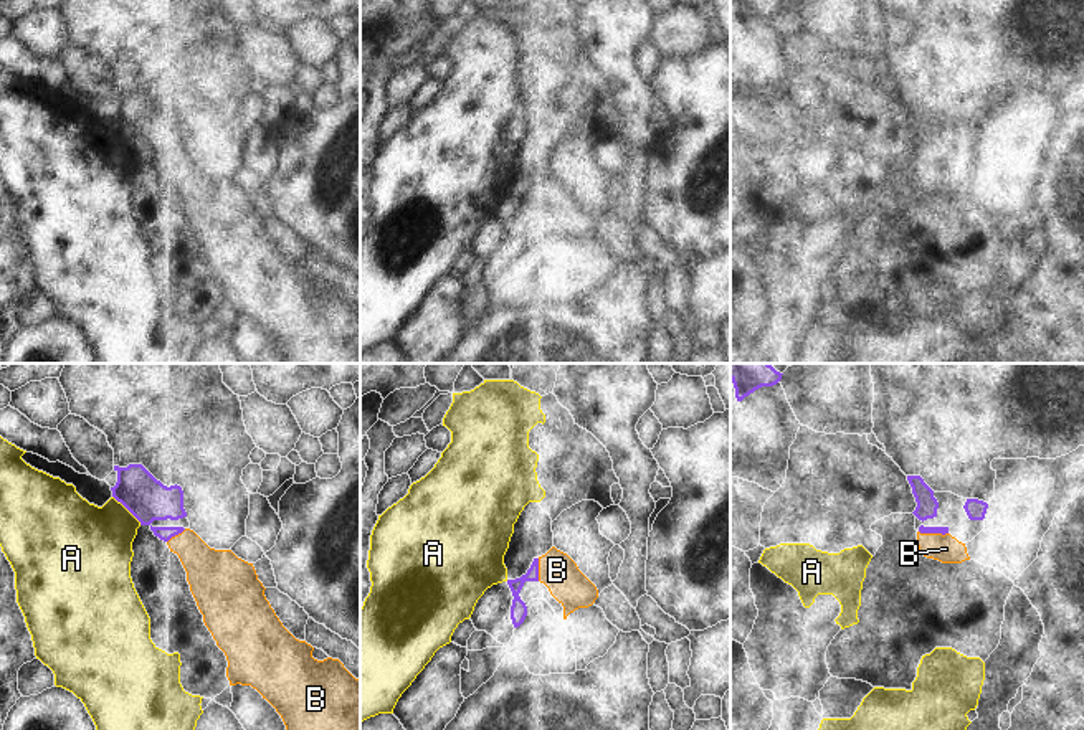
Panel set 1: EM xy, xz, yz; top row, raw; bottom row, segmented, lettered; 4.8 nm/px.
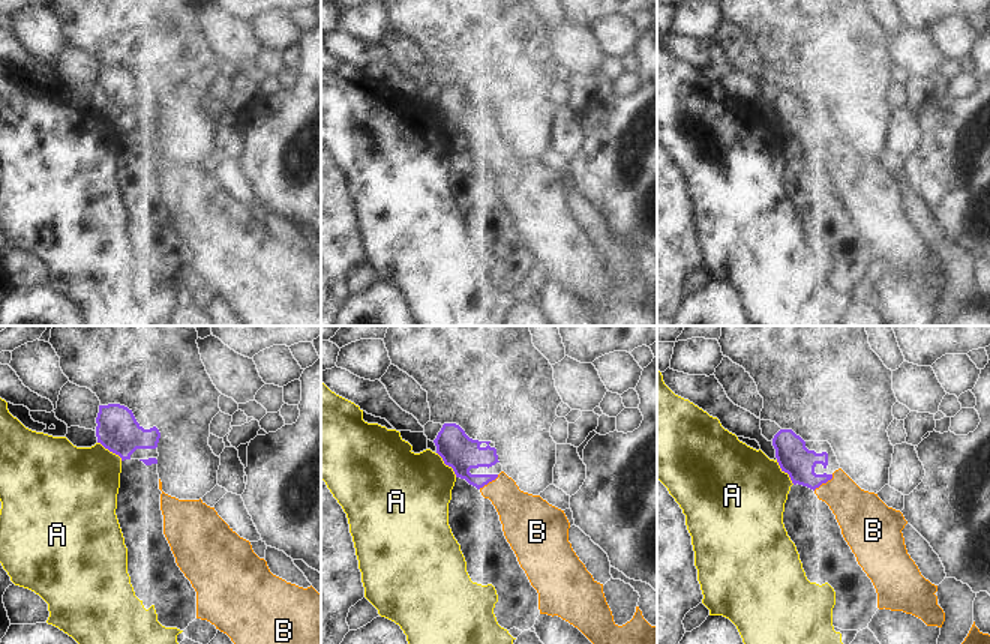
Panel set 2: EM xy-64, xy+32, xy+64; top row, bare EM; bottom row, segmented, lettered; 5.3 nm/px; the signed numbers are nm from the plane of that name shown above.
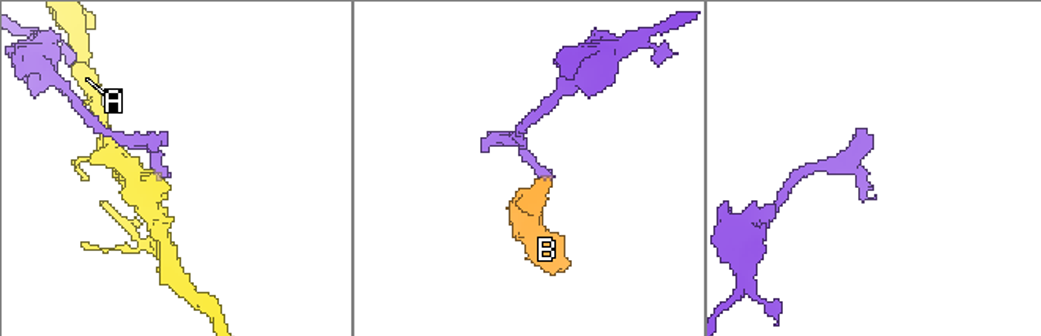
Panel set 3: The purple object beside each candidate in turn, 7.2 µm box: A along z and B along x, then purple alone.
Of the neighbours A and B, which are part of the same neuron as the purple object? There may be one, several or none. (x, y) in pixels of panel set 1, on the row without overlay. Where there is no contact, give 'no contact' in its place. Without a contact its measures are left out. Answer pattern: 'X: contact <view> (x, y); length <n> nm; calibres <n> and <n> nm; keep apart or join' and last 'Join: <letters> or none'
A: contact xy (128, 139); length 200 nm; calibres 220 and 380 nm; keep apart
B: contact yz (934, 162); length 140 nm; calibres 40 and 140 nm; join
Join: B

